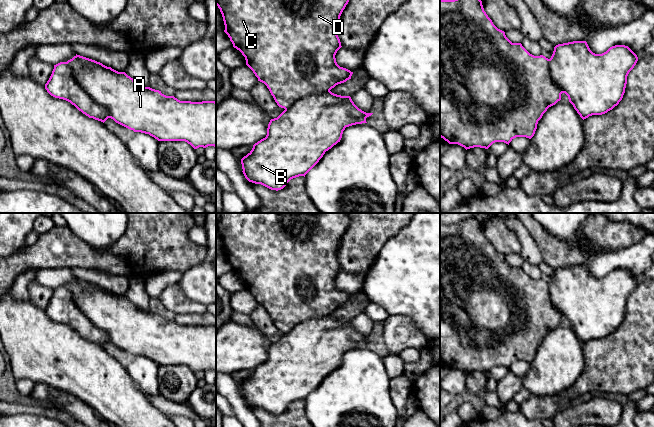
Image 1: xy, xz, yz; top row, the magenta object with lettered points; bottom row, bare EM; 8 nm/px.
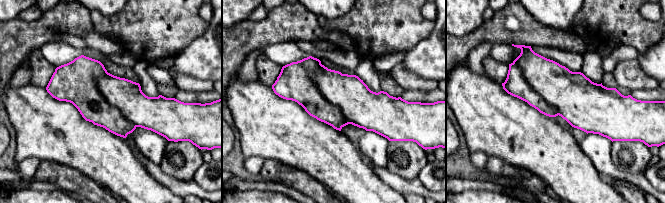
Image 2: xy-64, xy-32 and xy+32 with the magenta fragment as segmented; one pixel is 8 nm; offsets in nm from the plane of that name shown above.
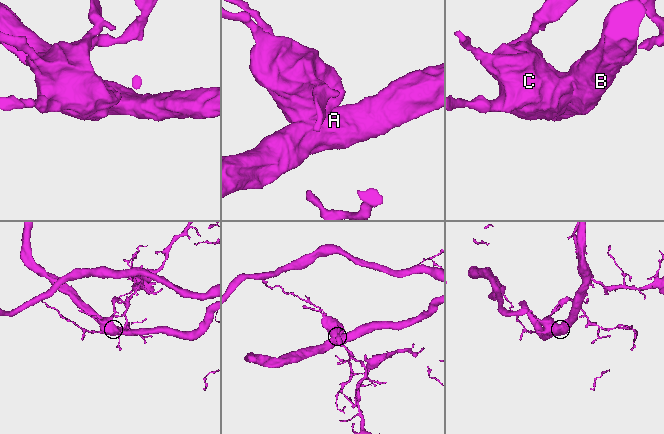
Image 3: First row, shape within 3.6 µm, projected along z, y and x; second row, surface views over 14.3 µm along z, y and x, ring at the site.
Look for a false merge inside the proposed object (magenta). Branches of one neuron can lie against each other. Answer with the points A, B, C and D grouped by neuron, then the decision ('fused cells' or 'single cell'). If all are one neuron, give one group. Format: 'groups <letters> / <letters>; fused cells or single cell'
groups A B C D; single cell

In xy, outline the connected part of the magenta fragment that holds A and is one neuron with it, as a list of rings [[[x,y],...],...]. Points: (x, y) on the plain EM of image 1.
[[[77,278],[67,286],[54,289],[45,313],[51,320],[70,326],[89,342],[103,347],[111,342],[134,356],[149,358],[158,365],[185,365],[194,373],[216,372],[215,325],[180,325],[159,314],[140,310],[125,296],[118,296]]]

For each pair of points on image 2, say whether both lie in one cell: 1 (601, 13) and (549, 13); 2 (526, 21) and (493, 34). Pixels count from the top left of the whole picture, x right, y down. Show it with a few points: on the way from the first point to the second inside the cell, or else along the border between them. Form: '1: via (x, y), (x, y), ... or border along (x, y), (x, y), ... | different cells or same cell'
1: border along (580, 10), (572, 23), (574, 30) | different cells
2: via (519, 30), (515, 34), (502, 34) | same cell

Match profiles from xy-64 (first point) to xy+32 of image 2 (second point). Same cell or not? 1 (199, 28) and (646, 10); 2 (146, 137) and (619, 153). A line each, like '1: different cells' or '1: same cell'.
1: different cells
2: different cells

